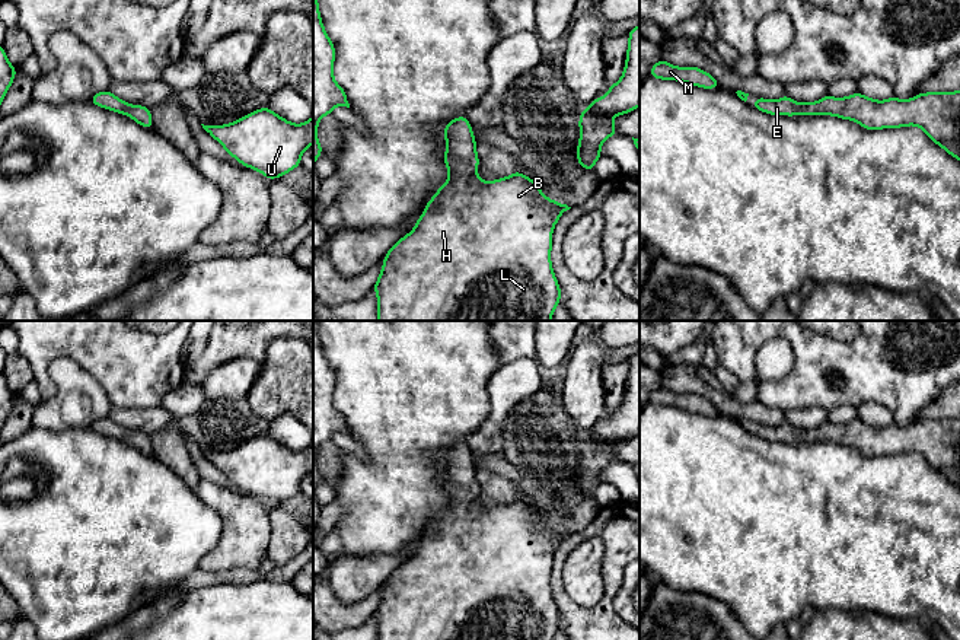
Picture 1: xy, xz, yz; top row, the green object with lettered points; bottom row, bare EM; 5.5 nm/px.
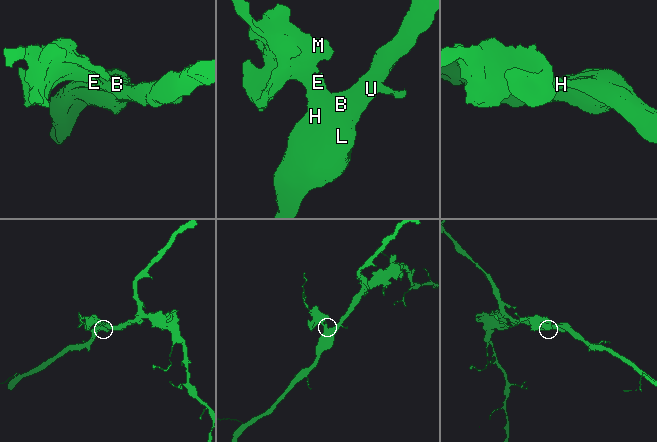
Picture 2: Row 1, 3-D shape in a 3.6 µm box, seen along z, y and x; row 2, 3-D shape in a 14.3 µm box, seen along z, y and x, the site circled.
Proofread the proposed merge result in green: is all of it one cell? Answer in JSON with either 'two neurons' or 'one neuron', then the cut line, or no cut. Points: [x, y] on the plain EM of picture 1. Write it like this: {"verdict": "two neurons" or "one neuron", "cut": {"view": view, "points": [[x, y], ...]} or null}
{"verdict": "one neuron", "cut": null}

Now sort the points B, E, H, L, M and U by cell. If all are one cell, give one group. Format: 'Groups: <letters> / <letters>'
Groups: B E H L M U

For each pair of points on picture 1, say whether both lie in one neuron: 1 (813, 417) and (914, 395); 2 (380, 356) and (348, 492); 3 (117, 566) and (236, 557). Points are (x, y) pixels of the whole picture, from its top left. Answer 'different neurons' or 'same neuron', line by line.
1: different neurons
2: same neuron
3: different neurons

